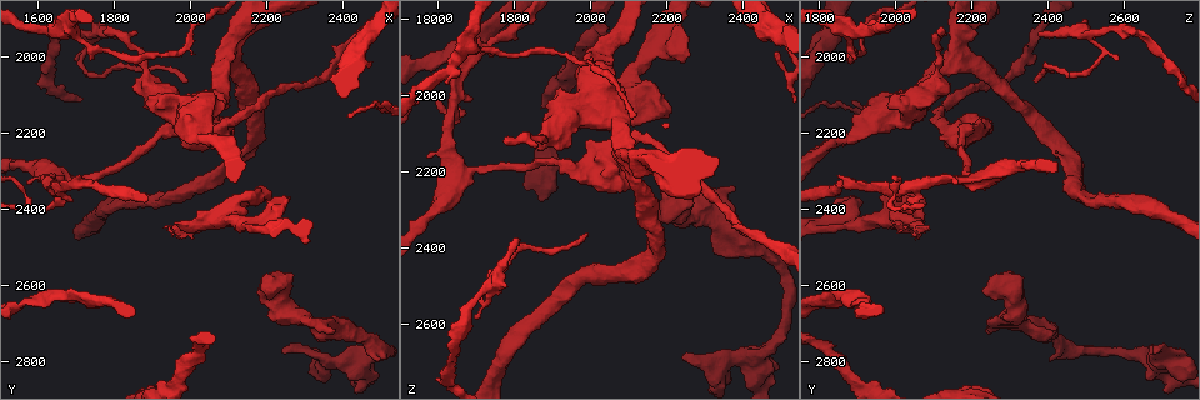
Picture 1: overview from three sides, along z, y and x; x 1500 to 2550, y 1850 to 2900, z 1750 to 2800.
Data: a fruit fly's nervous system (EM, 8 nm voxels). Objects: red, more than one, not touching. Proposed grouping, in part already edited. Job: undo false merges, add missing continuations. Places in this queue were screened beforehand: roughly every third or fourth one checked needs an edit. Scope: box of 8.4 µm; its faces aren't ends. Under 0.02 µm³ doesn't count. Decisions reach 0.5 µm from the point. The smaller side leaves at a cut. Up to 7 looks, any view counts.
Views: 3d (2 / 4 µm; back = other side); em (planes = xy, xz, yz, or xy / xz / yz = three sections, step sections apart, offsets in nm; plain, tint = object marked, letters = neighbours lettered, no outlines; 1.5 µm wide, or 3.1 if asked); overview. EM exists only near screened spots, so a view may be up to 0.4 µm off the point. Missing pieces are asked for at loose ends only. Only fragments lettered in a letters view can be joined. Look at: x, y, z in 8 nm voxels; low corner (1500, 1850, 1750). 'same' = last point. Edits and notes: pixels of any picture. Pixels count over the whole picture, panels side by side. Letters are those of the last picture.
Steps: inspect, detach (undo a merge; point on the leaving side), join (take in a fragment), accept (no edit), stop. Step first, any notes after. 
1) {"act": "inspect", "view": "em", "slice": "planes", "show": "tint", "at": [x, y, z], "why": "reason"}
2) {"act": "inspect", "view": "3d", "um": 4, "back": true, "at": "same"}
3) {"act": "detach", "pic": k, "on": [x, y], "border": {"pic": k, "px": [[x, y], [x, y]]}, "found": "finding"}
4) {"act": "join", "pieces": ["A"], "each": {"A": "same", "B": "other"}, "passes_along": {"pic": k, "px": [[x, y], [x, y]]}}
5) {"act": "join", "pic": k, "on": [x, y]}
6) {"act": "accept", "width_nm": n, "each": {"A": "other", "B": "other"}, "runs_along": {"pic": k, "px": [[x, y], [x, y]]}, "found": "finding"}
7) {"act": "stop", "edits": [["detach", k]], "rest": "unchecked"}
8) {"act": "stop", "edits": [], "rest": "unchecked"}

{"act": "inspect", "view": "3d", "um": 4, "at": [2125, 2160, 2115], "why": "sudden change in width"}

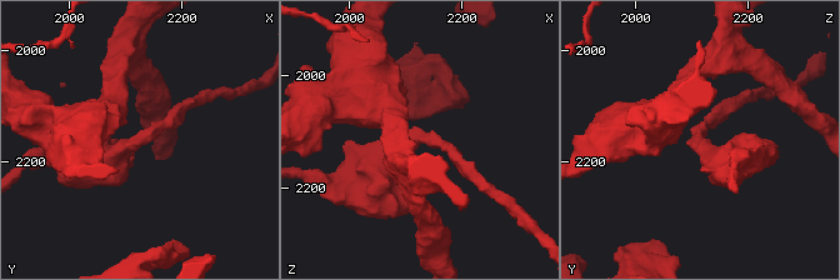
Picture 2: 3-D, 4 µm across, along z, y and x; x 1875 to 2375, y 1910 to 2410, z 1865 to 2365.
{"act": "inspect", "view": "em", "slice": "planes", "show": "plain", "at": [2120, 2160, 2115]}

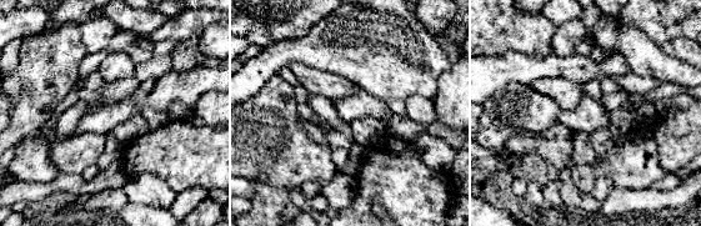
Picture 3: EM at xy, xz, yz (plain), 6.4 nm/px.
{"act": "inspect", "view": "em", "slice": "planes", "show": "letters", "at": "same"}

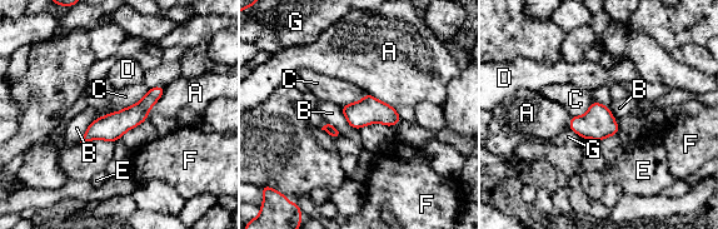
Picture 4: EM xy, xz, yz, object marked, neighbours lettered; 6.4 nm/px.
{"act": "accept", "each": {"A": "other", "B": "other", "C": "other", "D": "other", "E": "other", "F": "other", "G": "other"}, "border": {"pic": 4, "px": [[339, 106], [345, 120], [358, 130]]}, "found": "all the same neuron"}

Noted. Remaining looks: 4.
{"act": "inspect", "view": "em", "slice": "planes", "show": "letters", "at": [1670, 2325, 2210], "why": "three-way junction"}

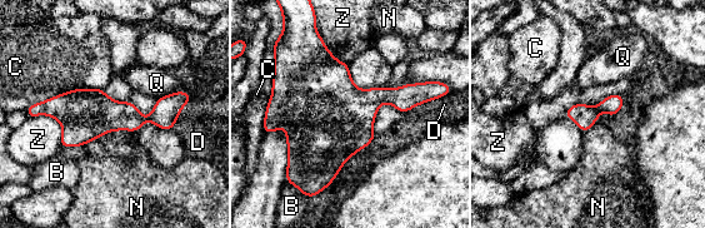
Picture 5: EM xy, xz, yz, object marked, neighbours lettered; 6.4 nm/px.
{"act": "accept", "longest_contact_nm": ["C", 500], "each": {"B": "other", "C": "other", "D": "other", "N": "other", "Q": "other", "Z": "other"}, "runs_along": {"pic": 5, "px": [[183, 97], [146, 119], [36, 112]]}, "found": "one neuron here"}

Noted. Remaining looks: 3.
{"act": "inspect", "view": "em", "slice": "planes", "show": "letters", "at": [2240, 2775, 2685], "why": "free end"}

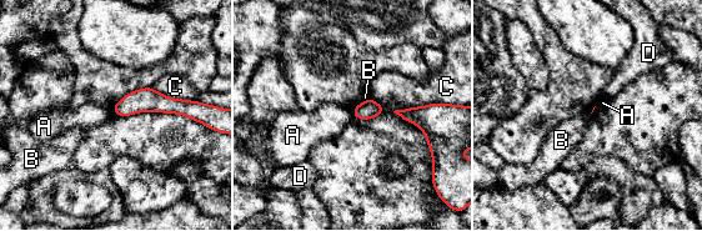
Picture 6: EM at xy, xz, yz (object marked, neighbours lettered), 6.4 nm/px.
{"act": "accept", "each": {"A": "other", "B": "other", "C": "other", "D": "other"}, "runs_along": {"pic": 6, "px": [[187, 105], [130, 104], [116, 110]]}, "found": "none of them fits"}

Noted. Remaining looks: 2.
{"act": "stop", "edits": [], "rest": "unchecked"}

